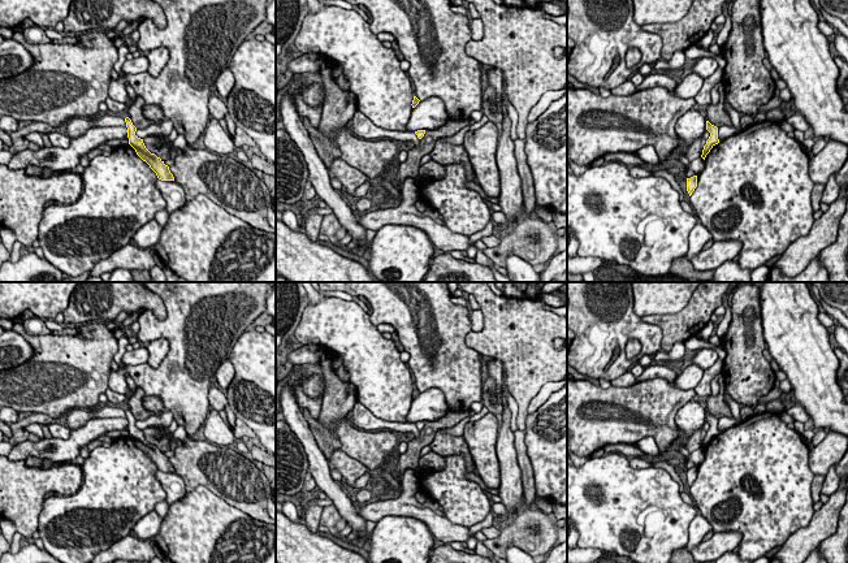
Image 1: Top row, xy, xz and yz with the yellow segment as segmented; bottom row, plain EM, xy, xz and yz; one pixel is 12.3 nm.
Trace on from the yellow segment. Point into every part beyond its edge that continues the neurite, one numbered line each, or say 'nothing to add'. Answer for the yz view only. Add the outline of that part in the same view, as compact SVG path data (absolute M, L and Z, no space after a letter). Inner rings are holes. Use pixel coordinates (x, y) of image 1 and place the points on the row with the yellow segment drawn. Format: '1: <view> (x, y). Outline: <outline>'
nothing to add

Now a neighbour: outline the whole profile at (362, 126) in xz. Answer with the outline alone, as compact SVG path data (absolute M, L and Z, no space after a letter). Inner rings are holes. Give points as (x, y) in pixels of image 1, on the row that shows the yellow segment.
M356 111L352 114L349 122L349 126L356 137L364 138L364 139L375 139L375 138L386 137L398 143L411 142L412 146L415 147L419 147L419 143L420 143L420 139L417 138L415 133L395 131L395 130L386 130L382 127L378 127L359 111Z

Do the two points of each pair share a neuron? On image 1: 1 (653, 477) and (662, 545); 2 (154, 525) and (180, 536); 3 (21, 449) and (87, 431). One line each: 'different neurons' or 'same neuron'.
1: same neuron
2: different neurons
3: same neuron

